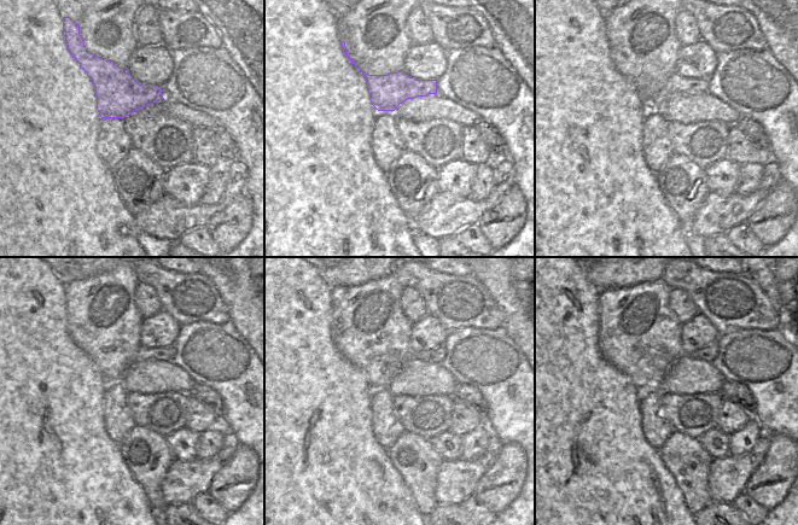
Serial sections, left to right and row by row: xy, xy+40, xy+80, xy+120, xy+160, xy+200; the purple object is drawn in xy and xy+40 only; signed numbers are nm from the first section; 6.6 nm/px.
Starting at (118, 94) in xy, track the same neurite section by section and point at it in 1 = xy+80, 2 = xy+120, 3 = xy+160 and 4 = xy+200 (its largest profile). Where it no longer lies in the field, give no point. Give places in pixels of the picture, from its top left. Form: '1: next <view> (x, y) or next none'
1: next xy+80 (676, 85)
2: next xy+120 (157, 354)
3: next xy+160 (436, 355)
4: next xy+200 (706, 354)

